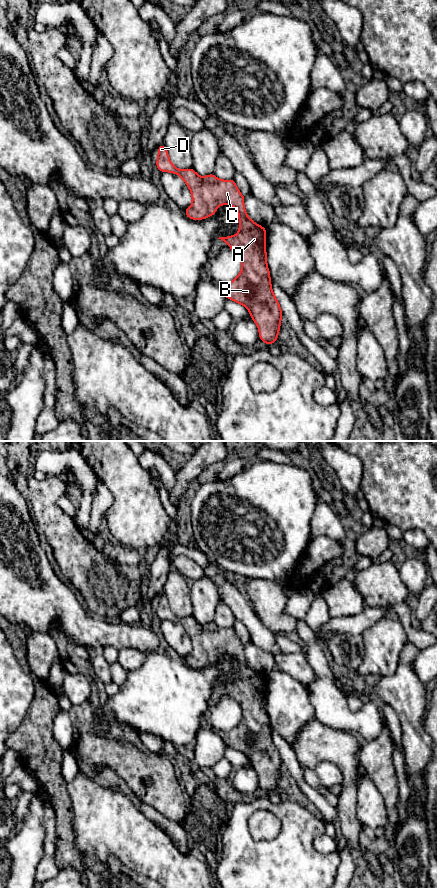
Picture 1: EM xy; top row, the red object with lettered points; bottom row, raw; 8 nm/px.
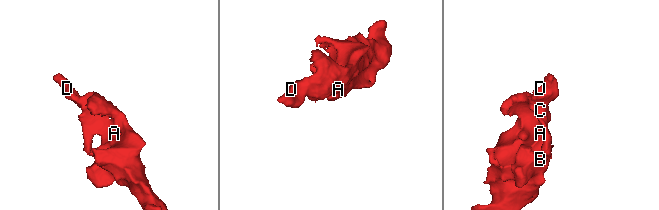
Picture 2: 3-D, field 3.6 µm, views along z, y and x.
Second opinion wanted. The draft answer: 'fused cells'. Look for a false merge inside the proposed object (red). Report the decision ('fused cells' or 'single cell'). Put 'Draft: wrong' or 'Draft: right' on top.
Draft: wrong
single cell

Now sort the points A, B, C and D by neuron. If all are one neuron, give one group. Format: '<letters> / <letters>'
A B C D

